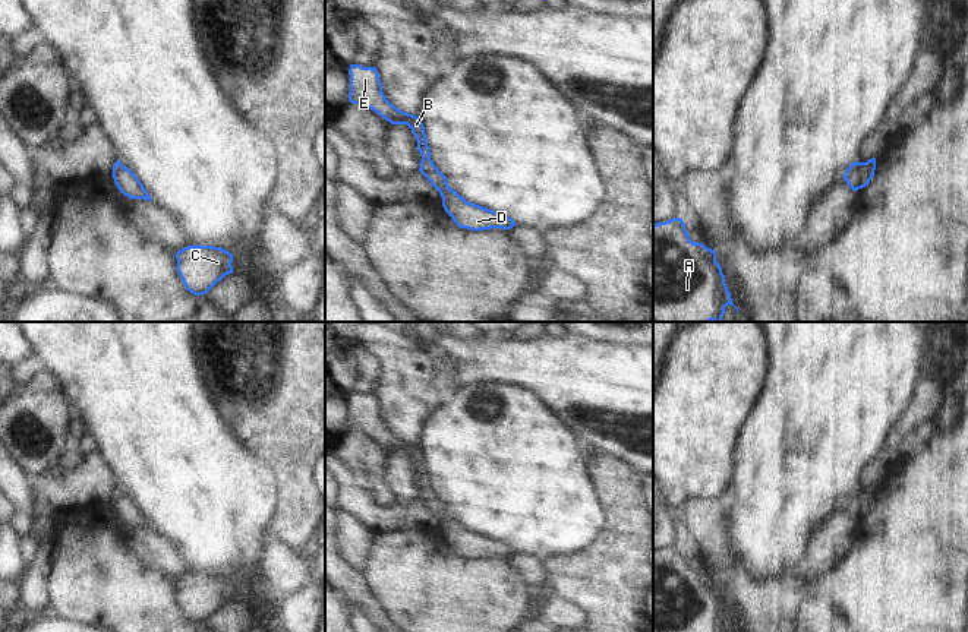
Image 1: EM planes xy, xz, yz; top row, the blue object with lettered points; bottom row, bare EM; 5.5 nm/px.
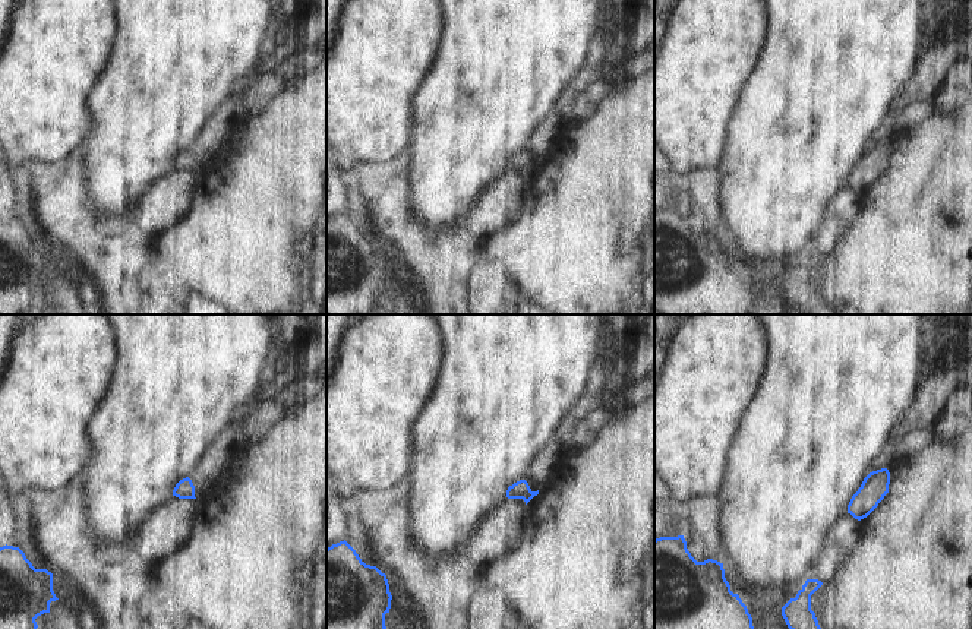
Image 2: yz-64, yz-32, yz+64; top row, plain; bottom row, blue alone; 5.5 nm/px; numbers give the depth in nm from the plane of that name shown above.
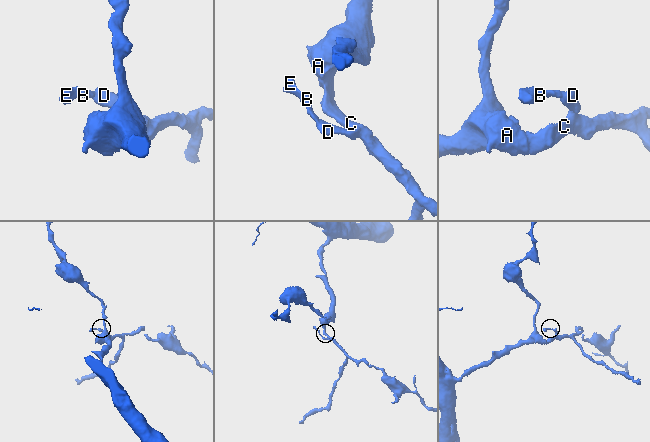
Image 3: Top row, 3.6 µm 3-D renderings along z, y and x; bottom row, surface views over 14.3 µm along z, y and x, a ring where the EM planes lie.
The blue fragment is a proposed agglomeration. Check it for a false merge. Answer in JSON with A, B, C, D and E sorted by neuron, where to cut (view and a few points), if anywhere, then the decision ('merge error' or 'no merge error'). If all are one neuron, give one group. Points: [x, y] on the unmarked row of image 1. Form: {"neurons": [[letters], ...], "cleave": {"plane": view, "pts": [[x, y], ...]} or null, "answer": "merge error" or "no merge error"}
{"neurons": [["A", "C", "D"], ["B", "E"]], "cleave": {"plane": "xz", "pts": [[450, 517], [442, 528]]}, "answer": "merge error"}

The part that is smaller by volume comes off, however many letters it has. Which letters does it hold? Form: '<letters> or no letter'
B, E

